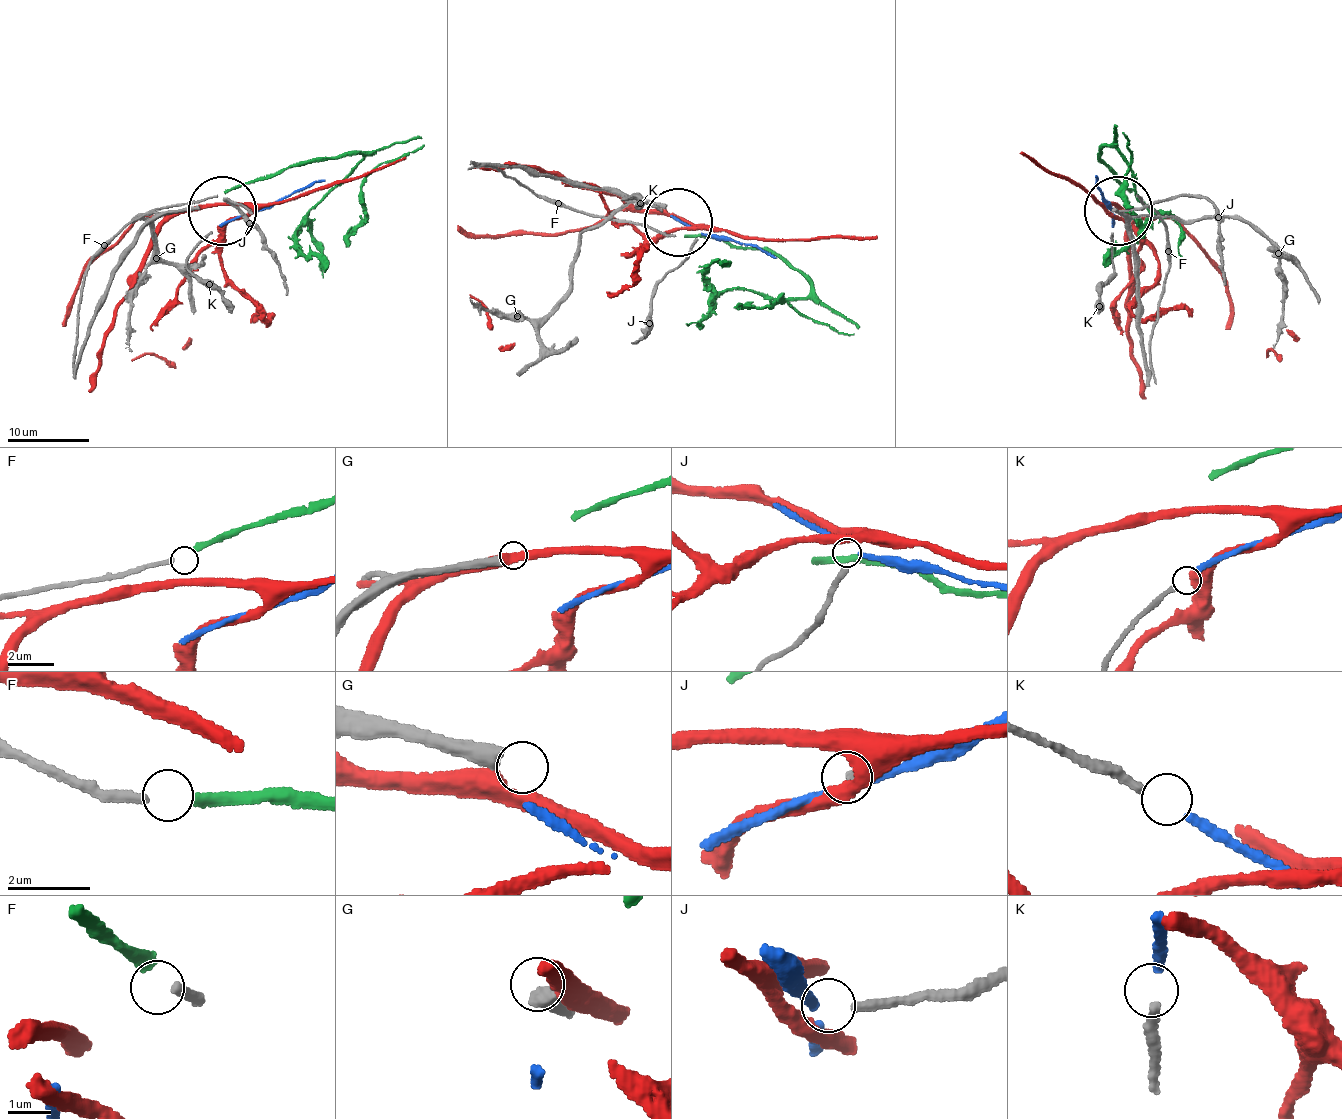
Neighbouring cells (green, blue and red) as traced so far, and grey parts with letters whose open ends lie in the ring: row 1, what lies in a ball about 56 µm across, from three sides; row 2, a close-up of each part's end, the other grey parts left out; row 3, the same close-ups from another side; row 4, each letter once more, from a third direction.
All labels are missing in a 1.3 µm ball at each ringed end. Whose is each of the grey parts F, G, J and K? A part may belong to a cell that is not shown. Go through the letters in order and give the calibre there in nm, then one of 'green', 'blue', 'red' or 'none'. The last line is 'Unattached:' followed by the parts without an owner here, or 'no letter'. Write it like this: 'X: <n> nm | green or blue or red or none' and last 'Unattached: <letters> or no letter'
F: 200 nm | green
G: 400 nm | none
J: 240 nm | red
K: 200 nm | blue
Unattached: G

